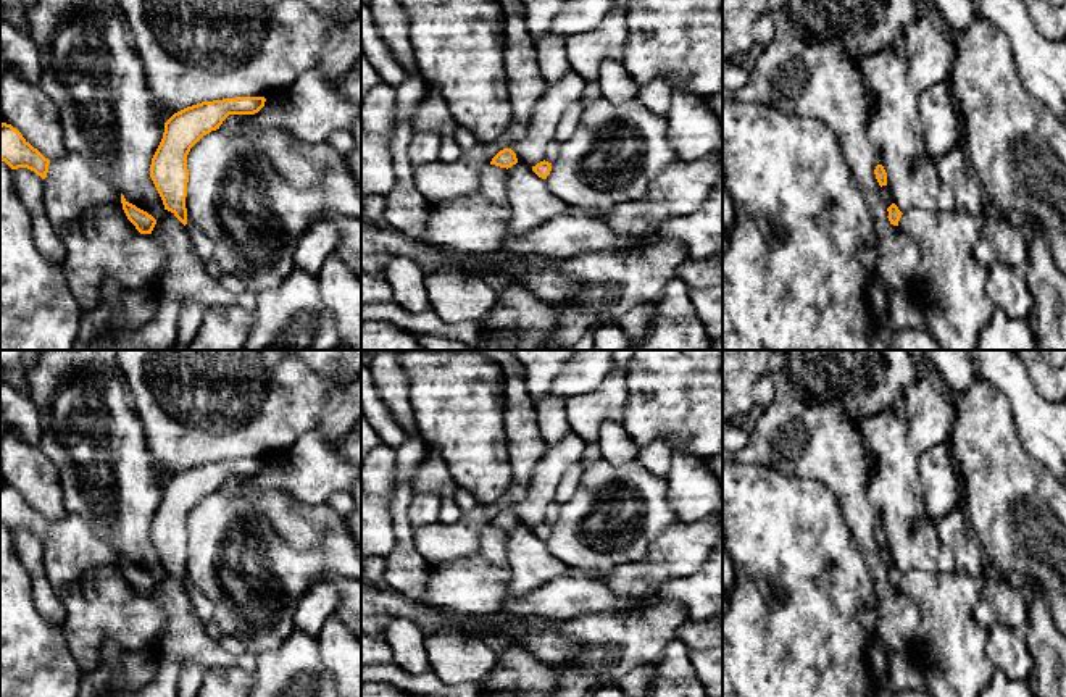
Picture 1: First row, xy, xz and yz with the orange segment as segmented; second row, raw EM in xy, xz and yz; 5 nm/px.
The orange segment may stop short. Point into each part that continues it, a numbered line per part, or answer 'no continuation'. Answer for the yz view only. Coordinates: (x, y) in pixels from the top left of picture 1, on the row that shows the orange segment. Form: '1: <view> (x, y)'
no continuation

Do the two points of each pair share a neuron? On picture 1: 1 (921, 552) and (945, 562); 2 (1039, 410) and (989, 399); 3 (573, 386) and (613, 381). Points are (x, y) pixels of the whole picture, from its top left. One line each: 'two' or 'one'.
1: one
2: two
3: two

